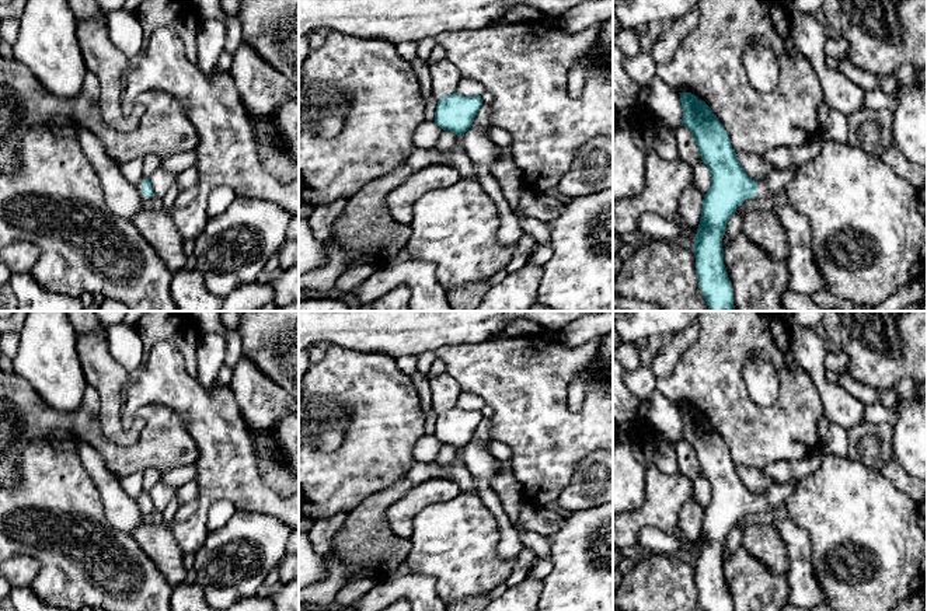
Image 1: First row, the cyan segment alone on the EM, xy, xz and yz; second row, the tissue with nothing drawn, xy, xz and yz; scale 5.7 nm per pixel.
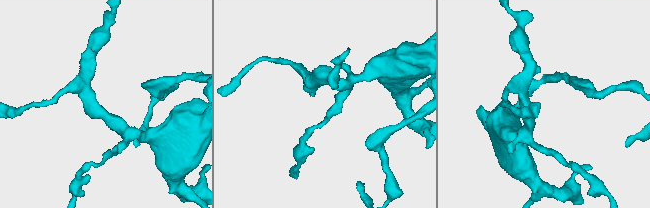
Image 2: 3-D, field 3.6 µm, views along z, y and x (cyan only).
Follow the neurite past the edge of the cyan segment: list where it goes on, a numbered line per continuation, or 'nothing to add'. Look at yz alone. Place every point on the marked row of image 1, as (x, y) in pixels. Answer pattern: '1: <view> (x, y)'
1: yz (776, 181)

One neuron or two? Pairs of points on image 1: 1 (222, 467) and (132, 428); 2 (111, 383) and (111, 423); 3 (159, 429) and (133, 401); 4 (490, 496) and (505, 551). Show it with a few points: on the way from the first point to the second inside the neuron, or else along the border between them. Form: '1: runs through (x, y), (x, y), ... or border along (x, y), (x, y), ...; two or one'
1: border along (129, 384), (125, 391), (124, 411), (133, 416); two
2: runs through (111, 393), (111, 414); one
3: border along (171, 408), (163, 404), (146, 404), (133, 415); two
4: runs through (498, 510), (506, 526), (506, 537); one

